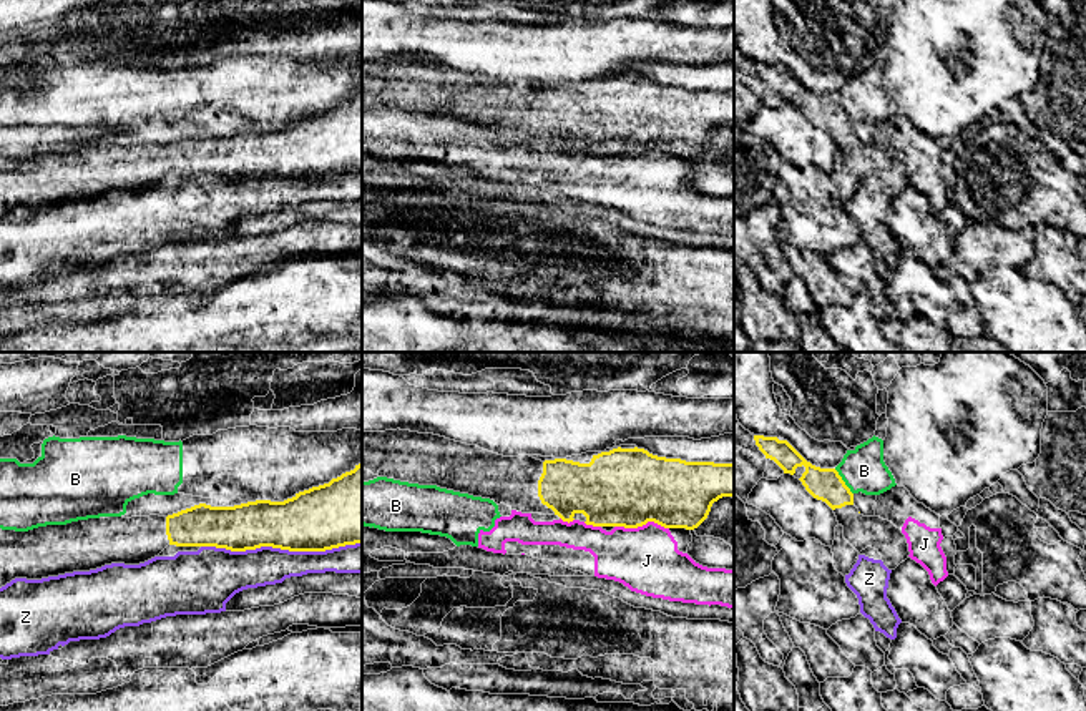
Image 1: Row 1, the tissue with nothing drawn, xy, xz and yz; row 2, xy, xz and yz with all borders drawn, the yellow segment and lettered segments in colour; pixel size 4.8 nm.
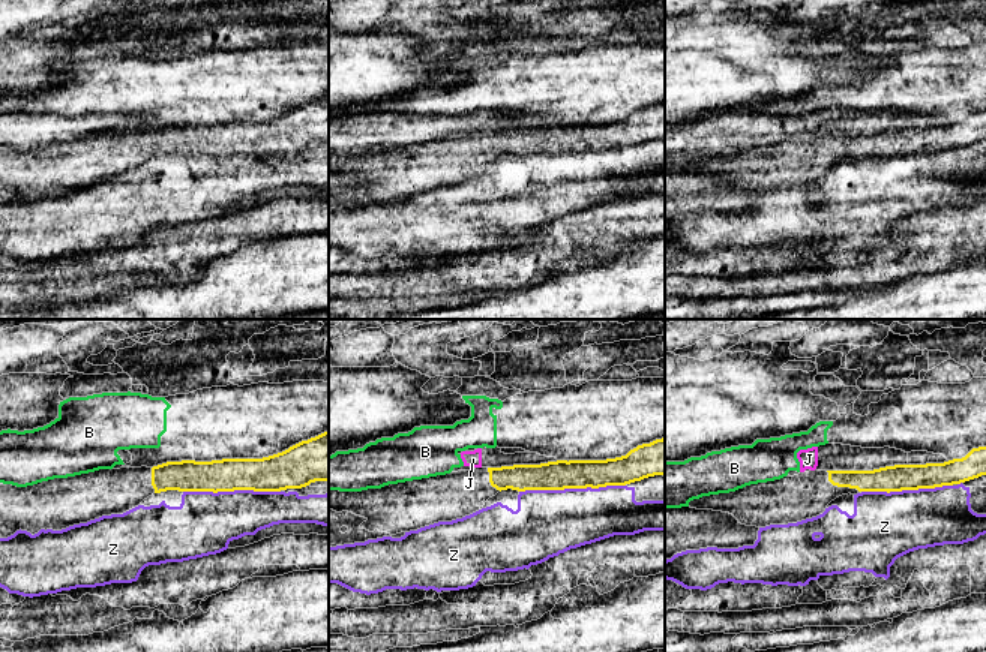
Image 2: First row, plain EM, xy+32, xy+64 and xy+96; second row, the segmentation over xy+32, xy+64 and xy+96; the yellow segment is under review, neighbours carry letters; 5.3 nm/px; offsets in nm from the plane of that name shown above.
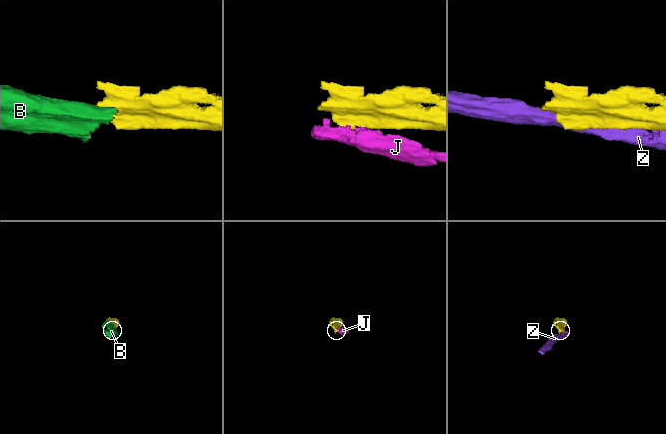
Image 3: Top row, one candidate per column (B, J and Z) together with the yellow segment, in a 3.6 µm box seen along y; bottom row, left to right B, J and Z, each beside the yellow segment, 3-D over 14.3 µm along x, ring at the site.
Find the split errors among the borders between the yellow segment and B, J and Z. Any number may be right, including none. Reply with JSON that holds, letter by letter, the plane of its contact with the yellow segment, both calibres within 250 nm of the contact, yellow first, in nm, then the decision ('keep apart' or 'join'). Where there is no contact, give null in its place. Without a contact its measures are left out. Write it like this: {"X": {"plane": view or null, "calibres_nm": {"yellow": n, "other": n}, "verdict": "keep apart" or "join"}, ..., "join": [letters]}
{"B": {"plane": "yz", "calibres_nm": {"yellow": 160, "other": 220}, "verdict": "keep apart"}, "J": {"plane": "xz", "calibres_nm": {"yellow": 380, "other": 320}, "verdict": "keep apart"}, "Z": {"plane": "xy", "calibres_nm": {"yellow": 300, "other": 190}, "verdict": "keep apart"}, "join": []}

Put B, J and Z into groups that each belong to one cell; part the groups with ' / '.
B J / Z

